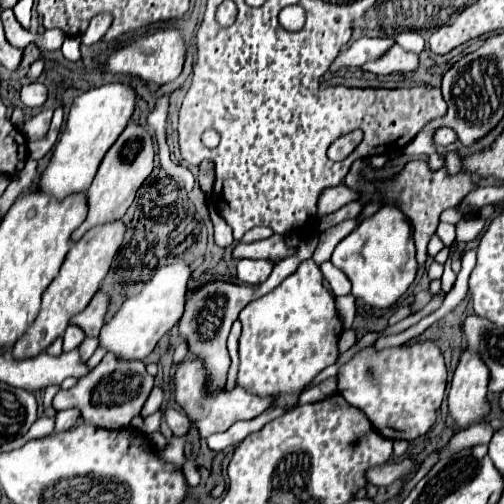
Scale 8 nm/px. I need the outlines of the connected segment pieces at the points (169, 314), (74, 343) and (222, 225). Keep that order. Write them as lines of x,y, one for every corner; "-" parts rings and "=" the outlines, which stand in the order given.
182,261
160,267
146,283
144,291
126,299
120,311
102,327
100,345
104,345
110,353
116,353
116,357
120,359
144,359
156,347
162,335
168,333
180,321
184,313
190,275
192,269
=
68,327
64,333
64,351
76,349
84,339
84,333
78,327
=
208,201
208,211
210,211
210,219
212,219
212,223
214,223
214,239
216,239
216,245
222,247
222,249
230,247
230,245
234,243
234,239
232,239
232,229
230,229
228,223
222,219
222,215
214,209
212,201

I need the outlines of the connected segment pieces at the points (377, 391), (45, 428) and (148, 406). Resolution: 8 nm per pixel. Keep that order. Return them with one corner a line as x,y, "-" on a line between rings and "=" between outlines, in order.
432,341
396,349
375,349
370,345
354,353
354,357
338,369
338,391
352,407
368,415
366,419
382,437
414,441
426,435
436,421
436,411
446,391
446,363
=
42,415
22,439
28,441
28,439
34,439
34,437
44,437
44,435
50,435
52,431
54,431
54,417
44,417
=
156,387
156,389
148,395
148,399
146,399
146,403
144,403
142,411
140,411
140,417
148,417
148,415
156,413
156,411
160,409
160,405
162,405
162,399
164,399
164,393
162,393
160,387

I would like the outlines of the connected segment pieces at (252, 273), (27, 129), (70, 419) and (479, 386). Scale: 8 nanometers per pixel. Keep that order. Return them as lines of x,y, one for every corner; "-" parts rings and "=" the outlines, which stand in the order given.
240,259
236,265
236,277
238,283
242,285
260,285
268,279
272,273
272,261
260,259
260,261
250,261
250,259
=
44,109
40,111
38,115
34,115
32,119
28,119
22,127
22,133
26,135
28,141
36,141
36,139
42,139
44,133
48,133
48,127
50,127
50,119
52,119
52,111
50,109
=
66,409
56,413
56,431
68,431
70,427
76,425
80,417
80,409
=
464,349
448,393
450,415
460,427
466,427
488,415
488,381
490,371
486,363
480,359
478,353

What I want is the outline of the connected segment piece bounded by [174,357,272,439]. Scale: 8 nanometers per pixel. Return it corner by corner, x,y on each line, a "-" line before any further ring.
188,357
184,359
178,367
176,367
176,373
174,373
174,397
176,397
176,403
186,411
186,415
190,417
190,421
194,421
198,425
198,433
202,439
214,435
214,433
220,433
220,431
226,431
228,427
232,427
236,421
250,421
254,417
258,417
260,413
264,413
270,405
272,405
272,399
260,399
252,393
246,393
240,385
234,385
234,389
226,389
226,387
220,387
220,389
214,389
214,391
206,391
210,383
210,375
206,373
206,367
202,363
202,359
198,357

